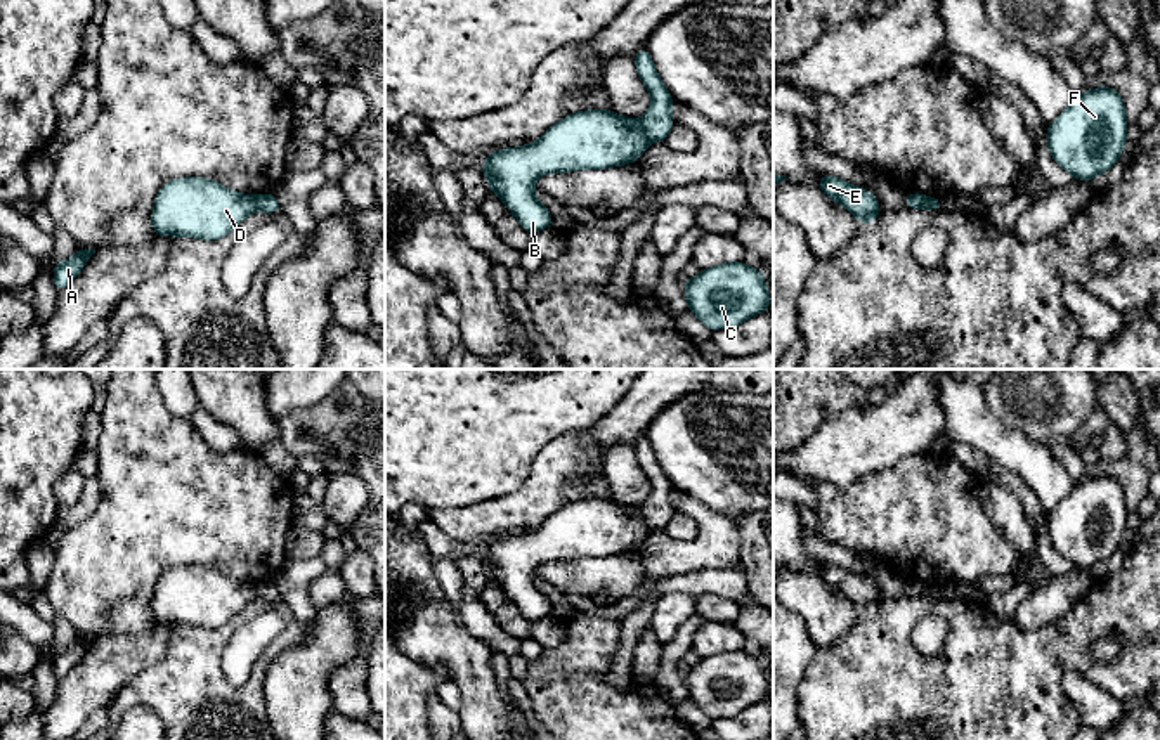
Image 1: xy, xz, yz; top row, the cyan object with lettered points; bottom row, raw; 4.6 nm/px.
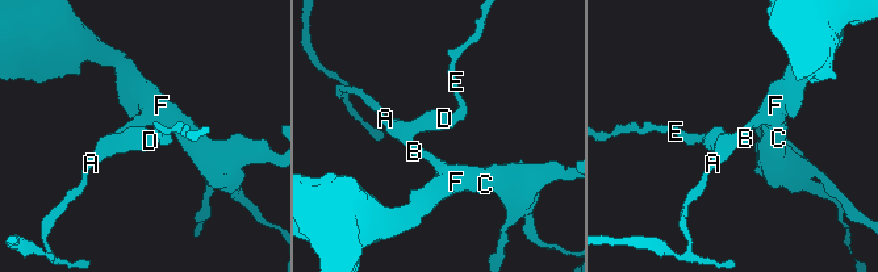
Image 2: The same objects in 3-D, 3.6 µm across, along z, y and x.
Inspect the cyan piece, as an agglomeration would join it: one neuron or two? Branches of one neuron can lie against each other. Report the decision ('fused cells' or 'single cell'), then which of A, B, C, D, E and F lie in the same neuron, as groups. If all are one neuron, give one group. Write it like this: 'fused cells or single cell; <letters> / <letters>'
fused cells; A B C D F / E

